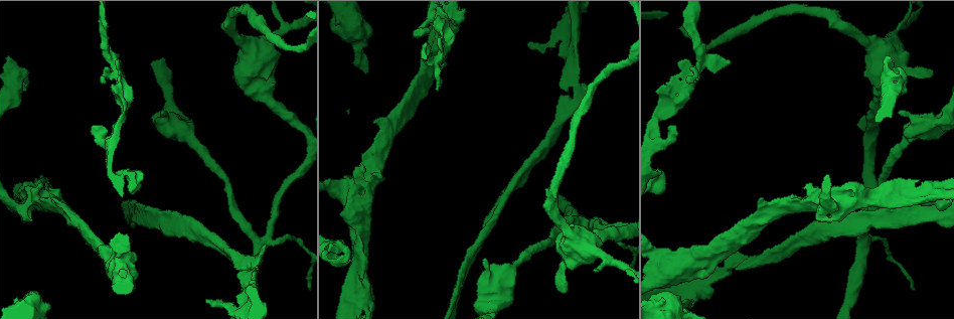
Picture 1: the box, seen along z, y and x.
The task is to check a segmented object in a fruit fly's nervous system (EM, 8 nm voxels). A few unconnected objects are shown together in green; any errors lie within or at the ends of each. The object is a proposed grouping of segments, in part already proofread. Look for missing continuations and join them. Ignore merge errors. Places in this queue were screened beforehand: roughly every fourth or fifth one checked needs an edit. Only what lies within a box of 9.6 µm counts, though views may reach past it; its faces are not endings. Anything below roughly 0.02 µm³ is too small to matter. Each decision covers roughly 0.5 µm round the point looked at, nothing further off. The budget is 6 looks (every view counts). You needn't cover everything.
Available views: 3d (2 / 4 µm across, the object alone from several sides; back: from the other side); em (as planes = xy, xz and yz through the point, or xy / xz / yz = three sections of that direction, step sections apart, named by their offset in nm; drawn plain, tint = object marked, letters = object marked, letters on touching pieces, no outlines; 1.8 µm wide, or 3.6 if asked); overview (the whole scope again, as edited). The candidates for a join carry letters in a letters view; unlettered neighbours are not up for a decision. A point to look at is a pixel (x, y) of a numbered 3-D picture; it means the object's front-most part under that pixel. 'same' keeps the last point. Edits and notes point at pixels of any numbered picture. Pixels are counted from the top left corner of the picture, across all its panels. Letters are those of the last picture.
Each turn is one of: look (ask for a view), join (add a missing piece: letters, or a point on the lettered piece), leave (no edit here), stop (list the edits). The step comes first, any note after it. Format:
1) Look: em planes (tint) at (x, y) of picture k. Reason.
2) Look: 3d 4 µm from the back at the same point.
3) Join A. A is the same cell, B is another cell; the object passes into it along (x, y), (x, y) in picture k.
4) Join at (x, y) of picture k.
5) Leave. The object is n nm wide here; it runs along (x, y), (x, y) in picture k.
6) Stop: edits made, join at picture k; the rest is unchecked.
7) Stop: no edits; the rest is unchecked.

Look: em xy step 8 (tint) at (339, 300) of picture 1.

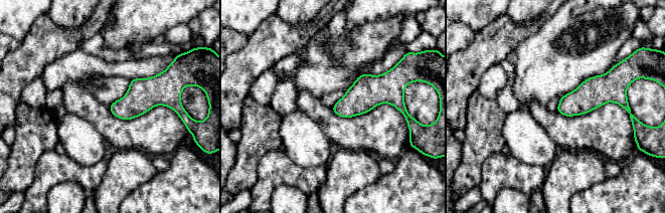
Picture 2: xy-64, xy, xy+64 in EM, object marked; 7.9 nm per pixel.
Look: em planes (letters) at the same point.

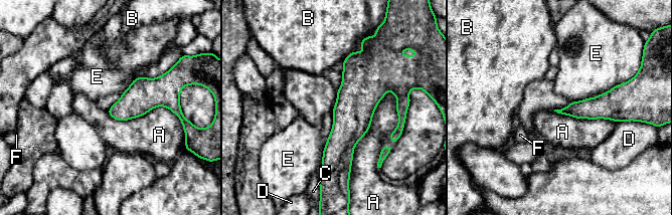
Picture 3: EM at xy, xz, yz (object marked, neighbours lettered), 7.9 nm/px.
Leave. A, B, C, D, E and F are other cells; a border runs along (390, 90), (354, 147), (348, 179) in picture 3; no lettered piece goes on from it.

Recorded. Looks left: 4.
Look: em 3.6 µm planes (plain) at (692, 264) of picture 1. Three-way junction.

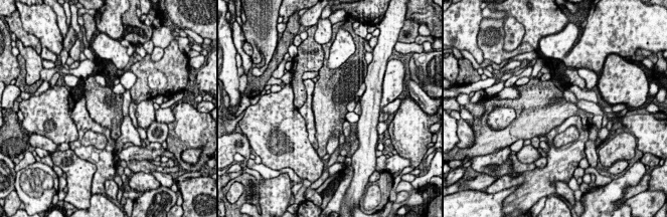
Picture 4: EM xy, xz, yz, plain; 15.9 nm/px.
Look: em 3.6 µm planes (letters) at the same point. See the neighbours.

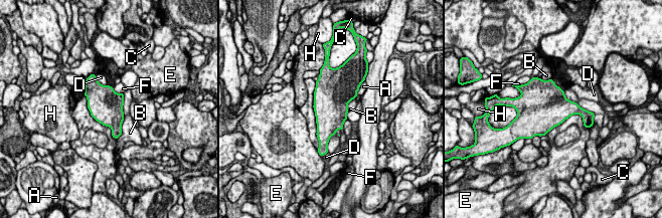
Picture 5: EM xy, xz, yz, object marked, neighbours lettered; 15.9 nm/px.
Leave. A, B, C, D, E, F and H are other cells; a border runs along (124, 93), (122, 134), (117, 139) in picture 5; none of them fits.

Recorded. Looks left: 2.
Stop: no edits; the rest is unchecked.

